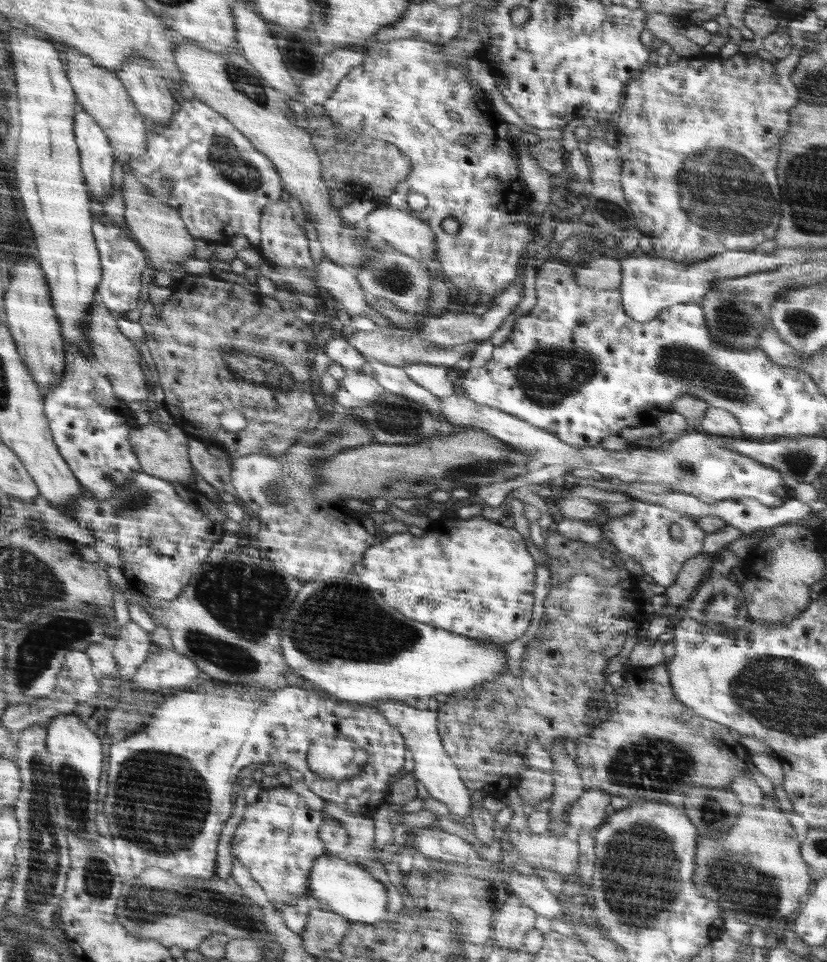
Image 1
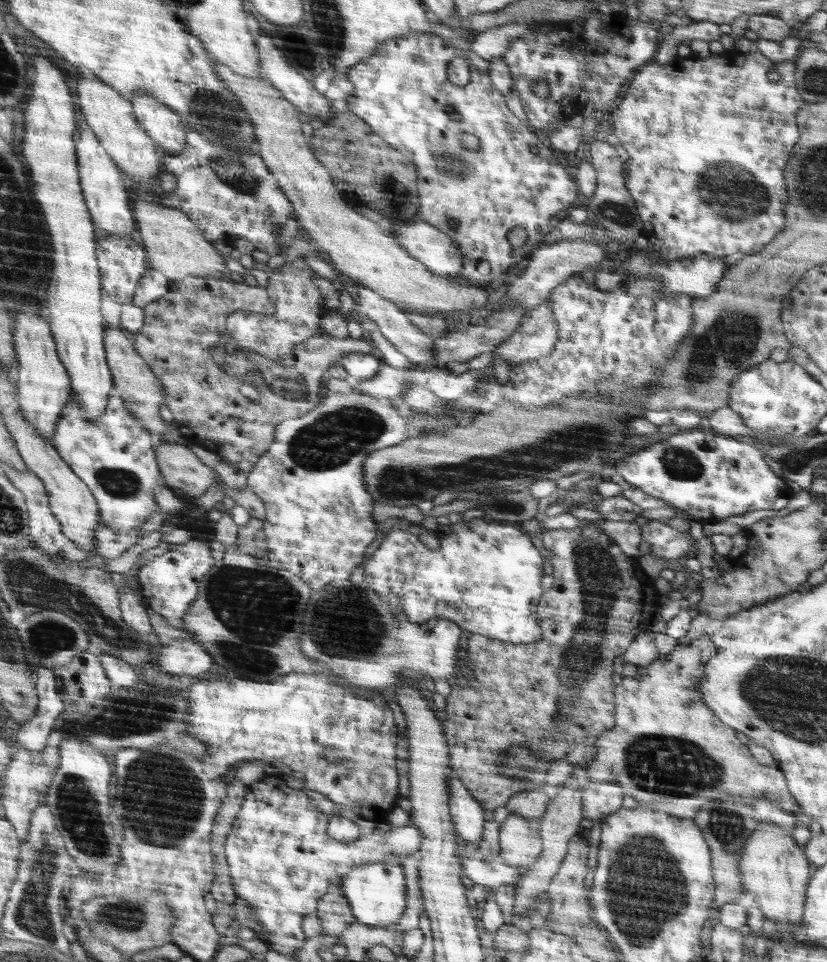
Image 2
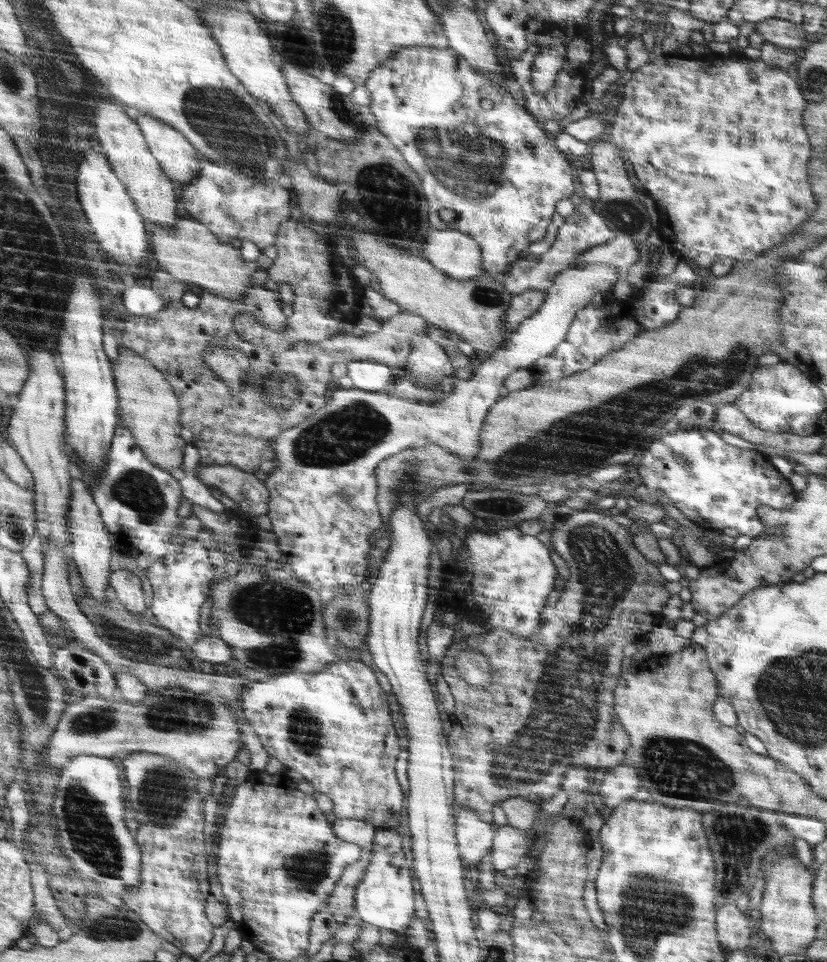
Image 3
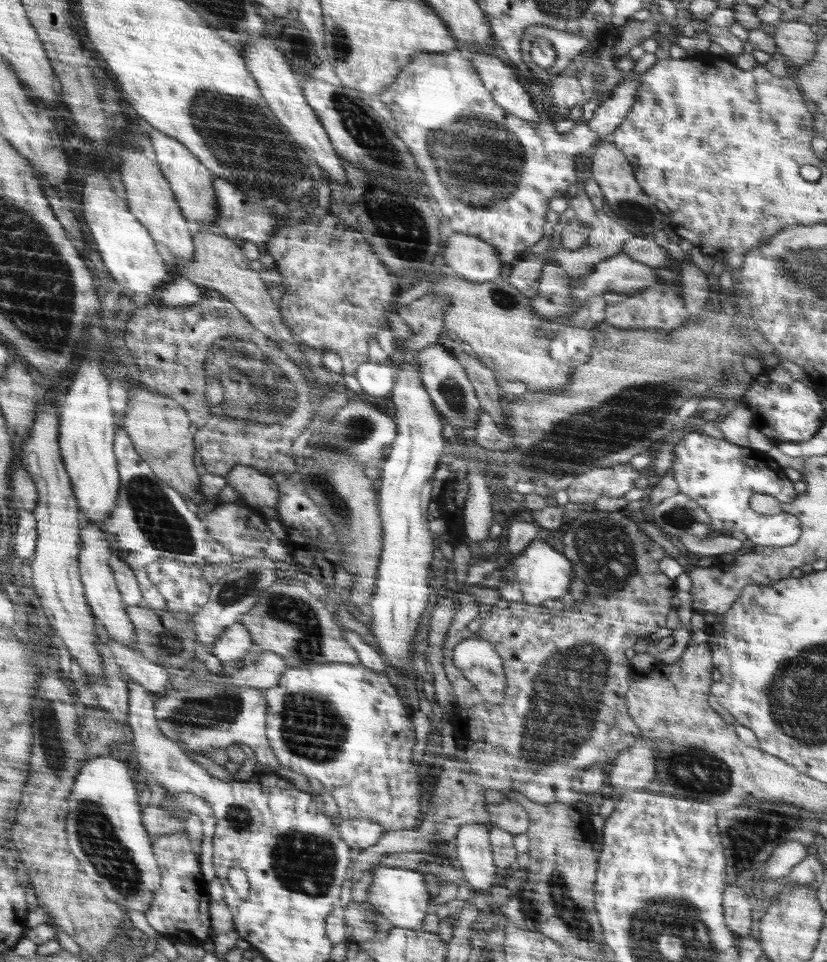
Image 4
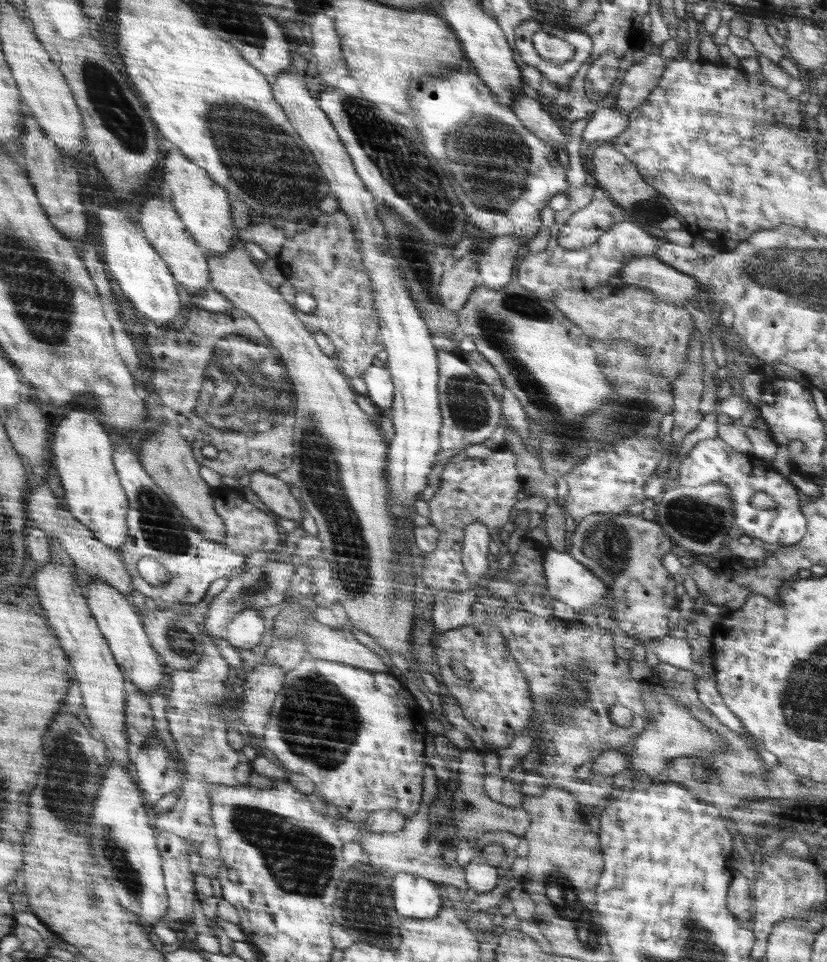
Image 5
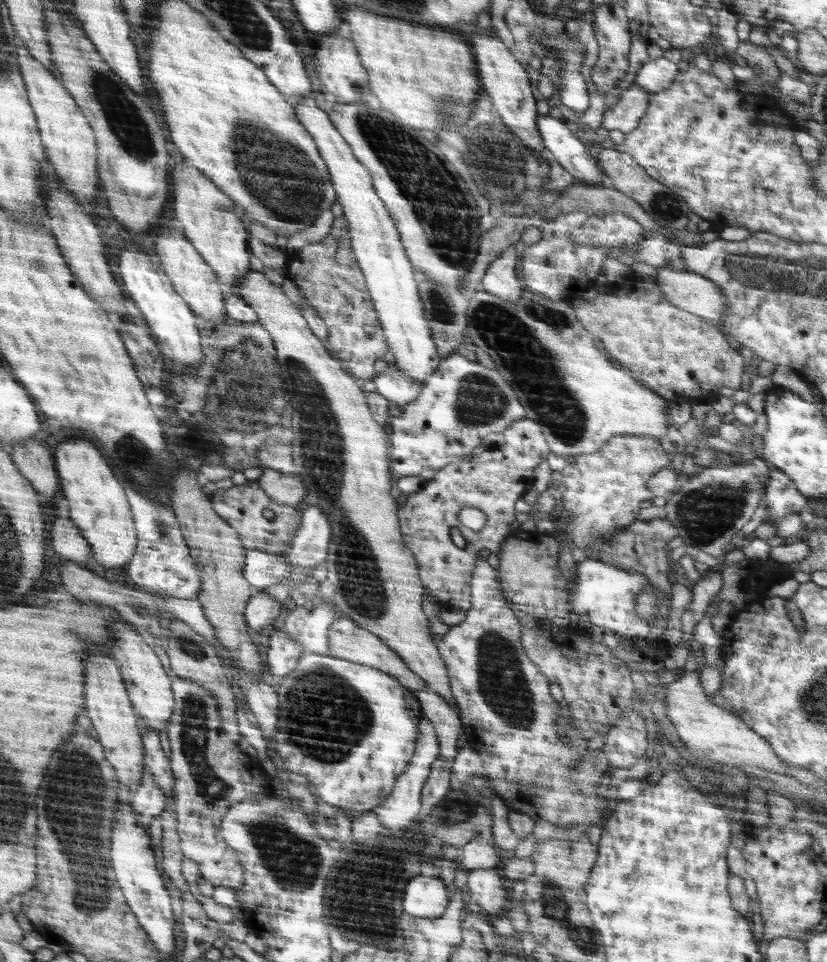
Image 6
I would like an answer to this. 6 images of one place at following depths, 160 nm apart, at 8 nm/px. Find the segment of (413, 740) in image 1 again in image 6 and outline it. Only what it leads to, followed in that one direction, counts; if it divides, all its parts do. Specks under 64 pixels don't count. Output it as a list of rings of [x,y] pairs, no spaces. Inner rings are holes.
[[[472,869],[468,874],[468,888],[472,898],[480,908],[483,916],[494,918],[504,914],[504,902],[507,900],[506,882],[493,869]]]

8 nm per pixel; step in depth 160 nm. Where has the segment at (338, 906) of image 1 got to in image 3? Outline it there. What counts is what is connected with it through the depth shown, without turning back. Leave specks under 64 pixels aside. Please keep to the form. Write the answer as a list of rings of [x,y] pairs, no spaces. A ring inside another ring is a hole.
[[[378,828],[372,848],[372,860],[366,867],[365,876],[361,878],[355,894],[355,910],[362,922],[387,928],[396,932],[404,932],[414,915],[414,888],[412,876],[406,868],[406,856],[400,852],[400,838],[396,830]]]

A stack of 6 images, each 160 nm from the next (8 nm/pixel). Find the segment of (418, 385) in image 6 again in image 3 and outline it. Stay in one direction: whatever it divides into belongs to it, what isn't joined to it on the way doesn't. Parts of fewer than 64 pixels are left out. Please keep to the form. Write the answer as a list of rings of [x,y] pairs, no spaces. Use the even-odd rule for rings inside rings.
[[[354,360],[347,365],[347,376],[354,388],[372,392],[385,392],[395,374],[396,370],[391,366],[372,360]]]

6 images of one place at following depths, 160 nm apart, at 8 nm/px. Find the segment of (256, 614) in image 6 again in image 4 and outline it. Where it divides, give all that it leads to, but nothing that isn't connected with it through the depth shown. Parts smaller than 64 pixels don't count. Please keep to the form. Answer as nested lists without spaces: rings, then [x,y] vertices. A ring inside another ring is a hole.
[[[239,621],[227,628],[222,636],[214,641],[211,653],[222,663],[231,660],[237,662],[247,656],[252,646],[254,647],[254,644],[249,630]]]

